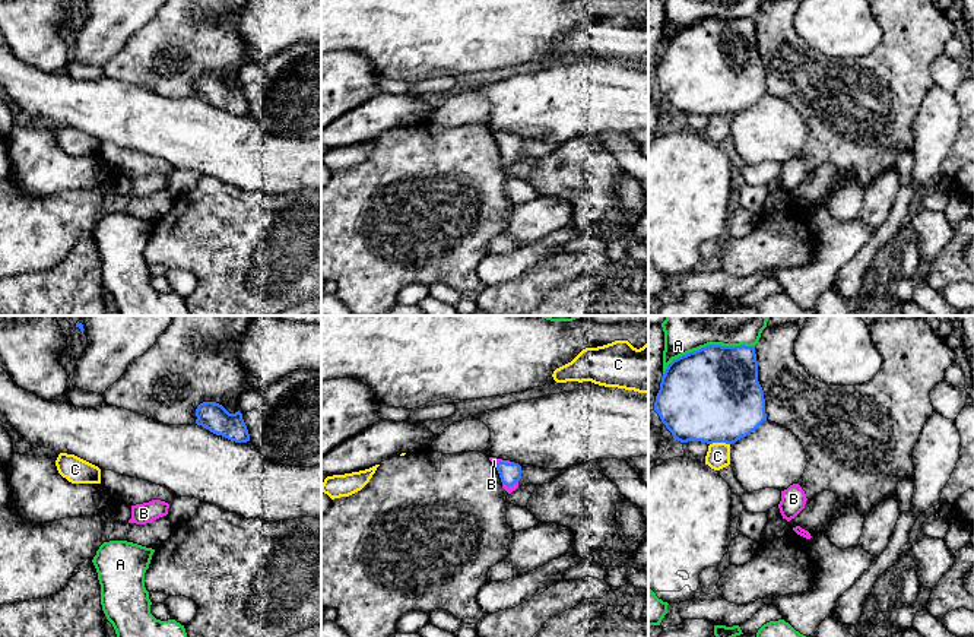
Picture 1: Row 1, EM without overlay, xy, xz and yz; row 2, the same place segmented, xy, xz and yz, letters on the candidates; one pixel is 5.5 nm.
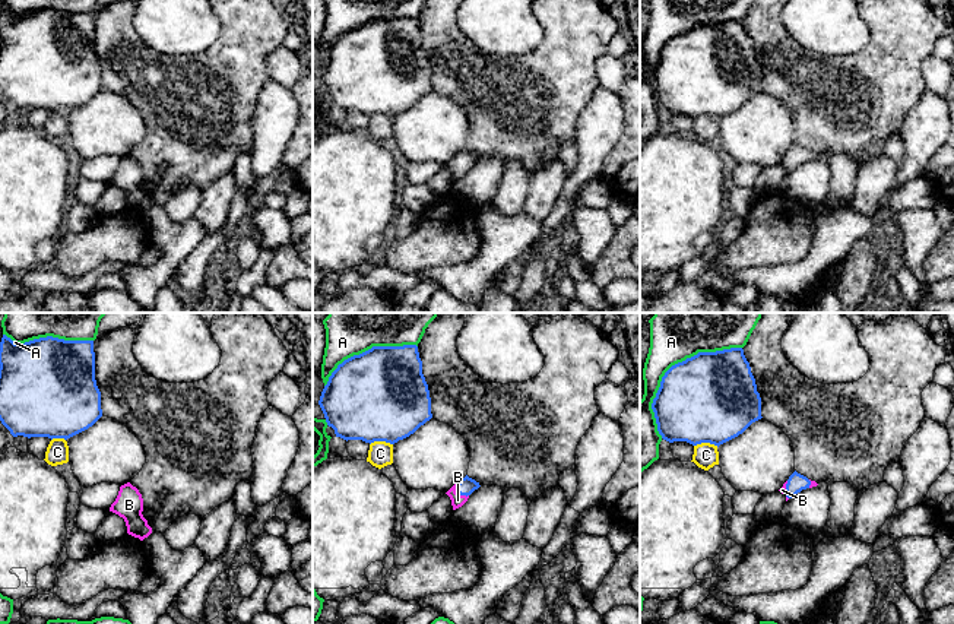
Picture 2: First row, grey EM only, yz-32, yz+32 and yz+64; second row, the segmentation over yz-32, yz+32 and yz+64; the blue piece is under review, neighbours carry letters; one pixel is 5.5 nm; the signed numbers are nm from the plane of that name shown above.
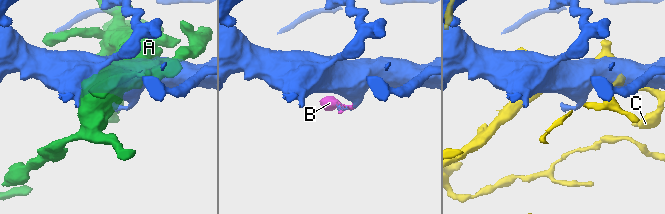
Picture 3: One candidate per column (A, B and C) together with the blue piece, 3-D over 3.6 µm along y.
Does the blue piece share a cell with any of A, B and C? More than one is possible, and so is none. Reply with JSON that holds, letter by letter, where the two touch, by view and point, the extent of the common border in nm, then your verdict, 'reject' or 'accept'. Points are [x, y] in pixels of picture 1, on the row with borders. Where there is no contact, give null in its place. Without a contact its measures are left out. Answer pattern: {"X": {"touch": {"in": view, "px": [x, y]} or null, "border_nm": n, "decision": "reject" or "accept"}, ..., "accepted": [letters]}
{"A": {"touch": {"in": "yz", "px": [706, 346]}, "border_nm": 550, "decision": "reject"}, "B": {"touch": {"in": "xz", "px": [503, 462]}, "border_nm": 100, "decision": "accept"}, "C": {"touch": {"in": "yz", "px": [719, 441]}, "border_nm": 110, "decision": "reject"}, "accepted": ["B"]}

